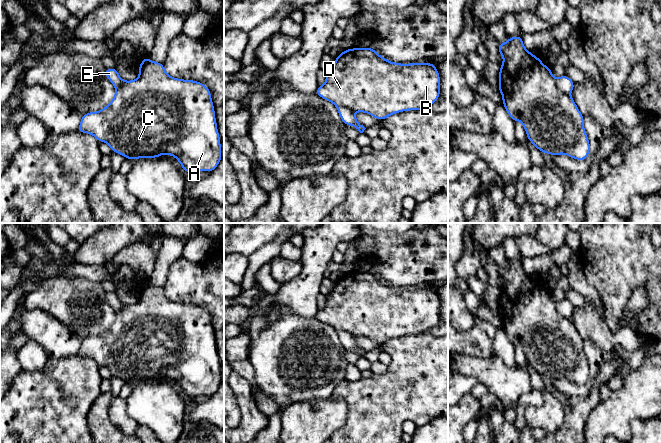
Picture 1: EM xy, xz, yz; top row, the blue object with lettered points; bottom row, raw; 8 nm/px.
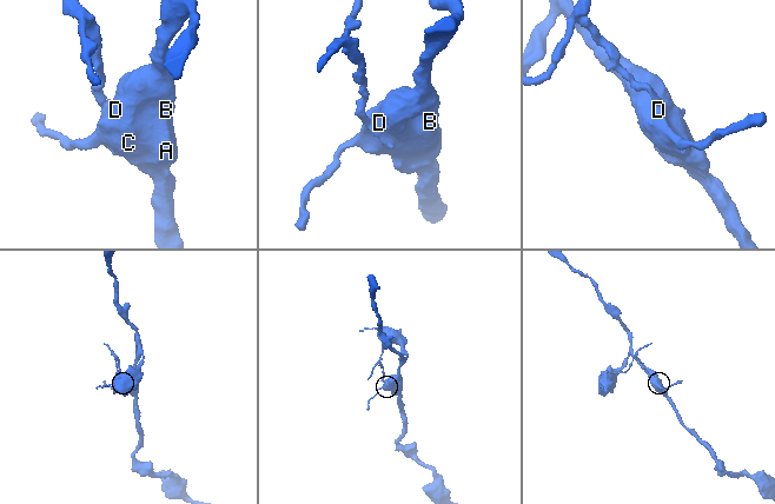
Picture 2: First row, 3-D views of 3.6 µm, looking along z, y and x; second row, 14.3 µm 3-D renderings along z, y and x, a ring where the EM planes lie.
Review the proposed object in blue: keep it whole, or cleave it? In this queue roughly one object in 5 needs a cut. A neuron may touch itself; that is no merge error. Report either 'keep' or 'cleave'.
keep

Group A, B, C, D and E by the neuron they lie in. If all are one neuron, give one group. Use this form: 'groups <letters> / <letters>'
groups A B C D E

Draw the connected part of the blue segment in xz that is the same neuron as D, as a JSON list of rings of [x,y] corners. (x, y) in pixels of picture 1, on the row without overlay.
[[[372,271],[371,272],[351,272],[348,274],[343,274],[343,276],[338,281],[335,282],[333,290],[326,296],[325,307],[323,309],[319,309],[315,317],[319,321],[327,325],[330,325],[336,330],[338,337],[340,339],[340,342],[345,350],[346,349],[353,350],[360,357],[363,357],[366,352],[357,345],[354,339],[355,336],[365,336],[371,339],[372,341],[383,345],[390,339],[399,337],[402,335],[423,334],[426,331],[429,331],[434,326],[436,326],[440,321],[440,299],[438,294],[436,293],[436,289],[434,289],[433,287],[427,287],[427,286],[409,287],[409,288],[394,287],[380,280]]]

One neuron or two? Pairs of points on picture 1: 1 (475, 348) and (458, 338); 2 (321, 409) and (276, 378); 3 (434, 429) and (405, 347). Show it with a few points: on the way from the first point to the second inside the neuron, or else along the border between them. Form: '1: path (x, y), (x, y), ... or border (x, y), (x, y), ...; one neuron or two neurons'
1: path (471, 344), (462, 342); one neuron
2: border (330, 397), (310, 398), (292, 403); two neurons
3: border (437, 417), (418, 426); two neurons

